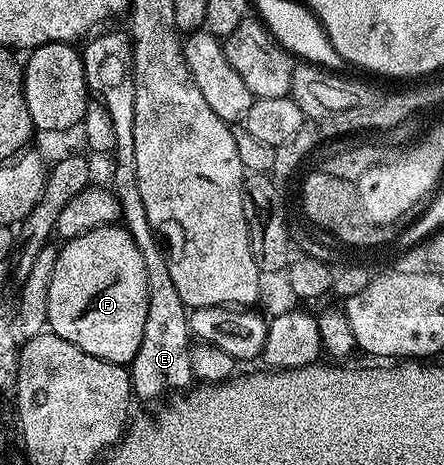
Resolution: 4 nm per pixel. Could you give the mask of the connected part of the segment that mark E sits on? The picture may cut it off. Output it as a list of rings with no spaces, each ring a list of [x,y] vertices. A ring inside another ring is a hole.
[[[112,31],[94,38],[82,49],[85,65],[85,79],[89,94],[98,100],[112,118],[116,145],[112,154],[114,160],[114,185],[112,192],[122,207],[121,224],[130,232],[140,255],[144,255],[144,271],[148,271],[148,319],[144,319],[144,339],[140,339],[140,351],[136,351],[130,362],[130,388],[133,396],[142,401],[154,401],[165,395],[169,389],[191,388],[194,372],[190,362],[192,334],[188,306],[180,299],[172,274],[168,272],[166,250],[154,234],[144,211],[144,199],[140,199],[140,187],[136,174],[135,153],[135,83],[133,57],[129,36]]]

